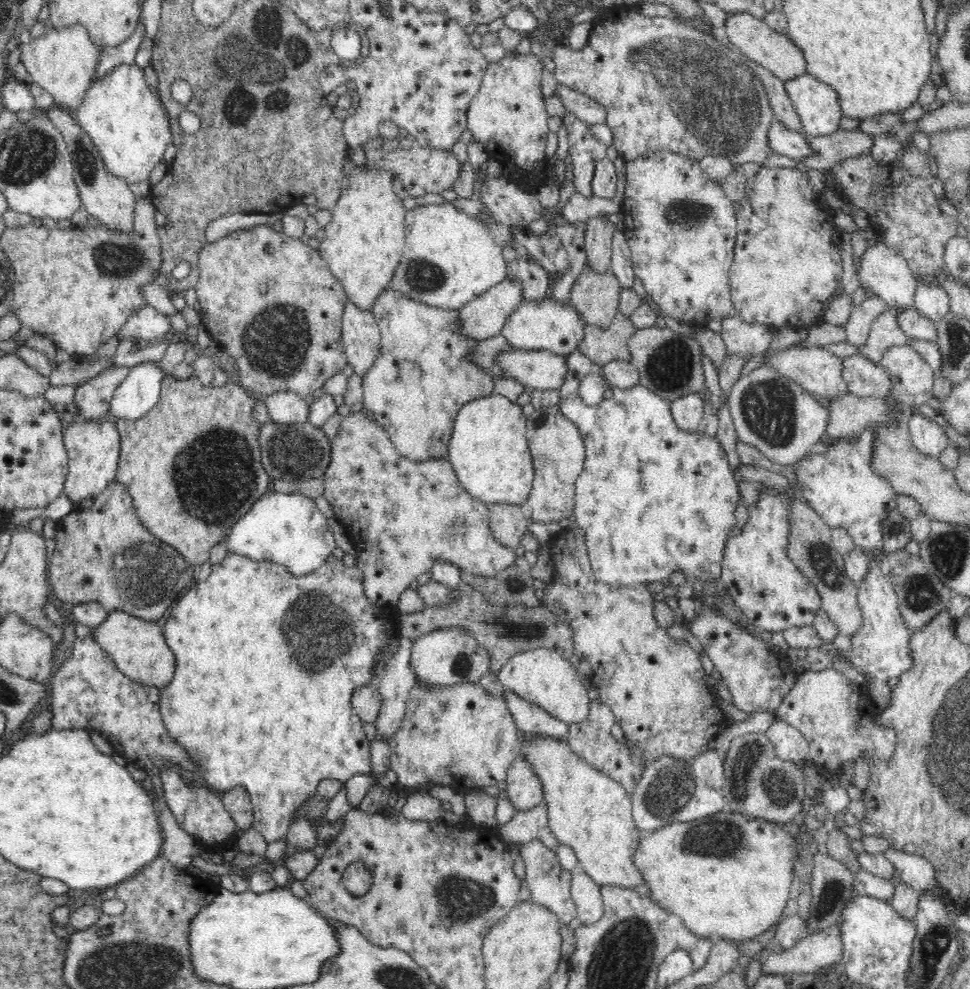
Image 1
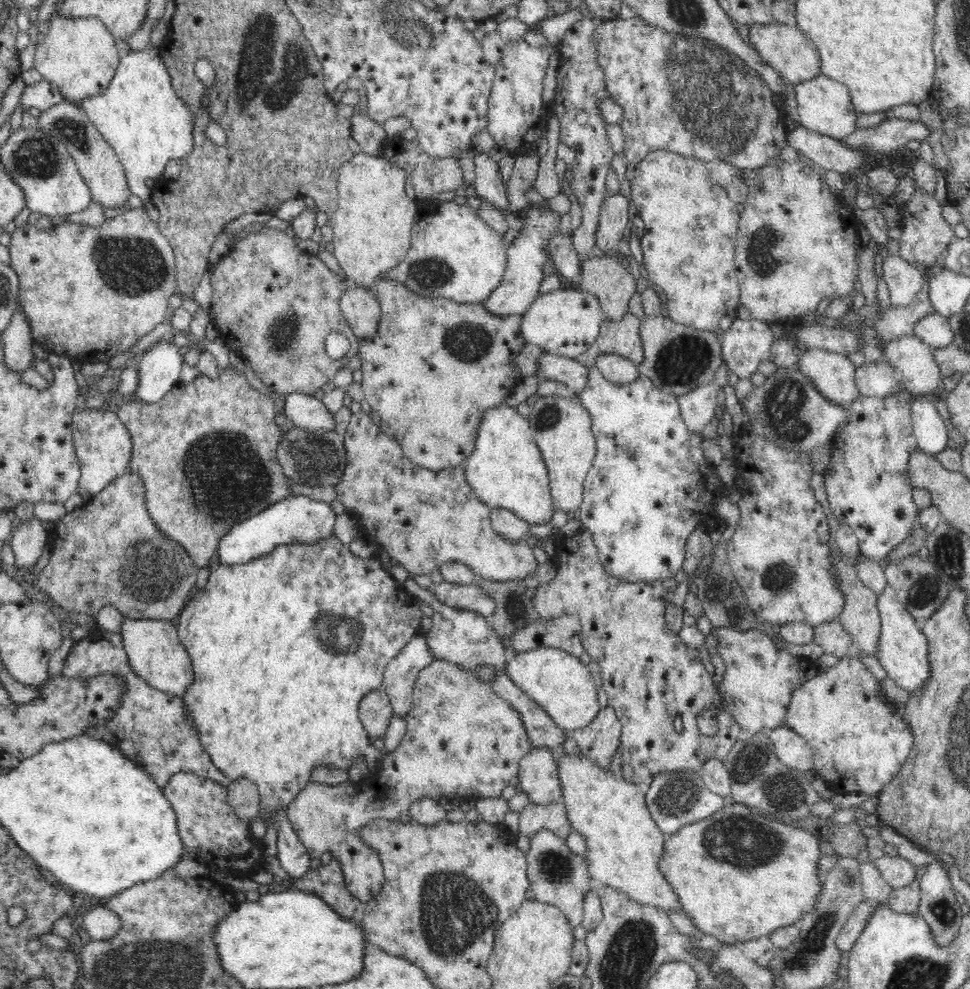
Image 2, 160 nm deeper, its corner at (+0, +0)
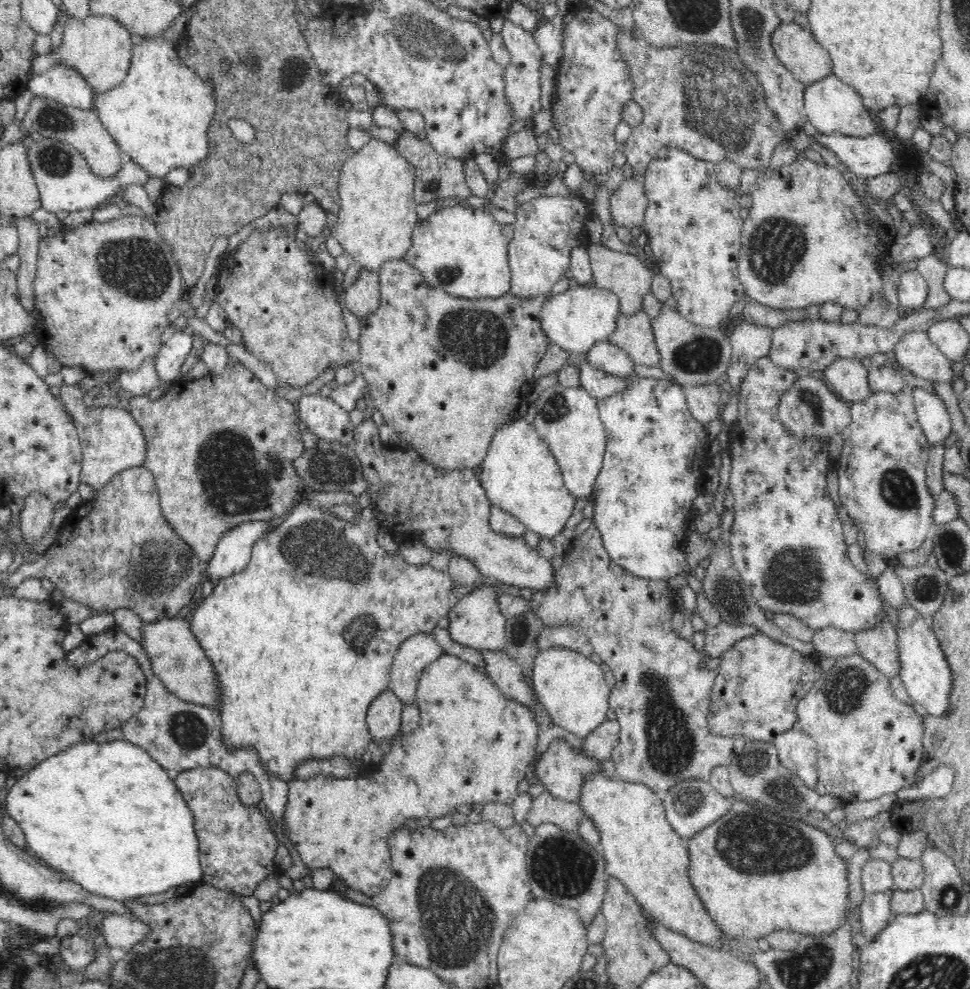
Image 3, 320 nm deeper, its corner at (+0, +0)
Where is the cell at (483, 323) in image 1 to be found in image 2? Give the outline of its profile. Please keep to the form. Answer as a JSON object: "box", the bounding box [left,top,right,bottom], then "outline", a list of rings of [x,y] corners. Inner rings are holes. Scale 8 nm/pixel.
{"box":[482,205,562,315],"outline":[[[530,205],[524,212],[524,217],[520,218],[523,222],[522,229],[518,237],[507,245],[507,267],[498,284],[498,288],[488,296],[482,305],[494,313],[494,315],[522,315],[540,294],[540,284],[544,280],[544,266],[550,262],[548,244],[558,232],[562,216],[558,212],[553,212],[547,205],[544,207],[531,207]]]}

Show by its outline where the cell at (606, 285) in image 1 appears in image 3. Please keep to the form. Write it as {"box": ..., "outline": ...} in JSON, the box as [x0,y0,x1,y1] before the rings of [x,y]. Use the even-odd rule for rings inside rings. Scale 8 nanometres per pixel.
{"box":[586,243,655,315],"outline":[[[599,243],[587,244],[586,249],[590,257],[590,267],[592,267],[592,284],[616,293],[620,303],[619,314],[631,315],[640,311],[642,298],[650,293],[652,288],[652,278],[655,274],[652,263],[632,253],[614,252]]]}

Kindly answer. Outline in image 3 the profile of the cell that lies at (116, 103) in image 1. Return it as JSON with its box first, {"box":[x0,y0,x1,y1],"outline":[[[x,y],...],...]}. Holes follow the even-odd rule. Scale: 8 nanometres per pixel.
{"box":[92,38,216,178],"outline":[[[149,38],[134,45],[126,79],[108,91],[96,92],[92,102],[93,110],[96,110],[102,125],[124,152],[125,158],[140,165],[148,176],[156,178],[164,178],[177,166],[192,169],[208,158],[208,128],[216,110],[213,84],[202,79],[180,59],[174,43],[162,38]]]}

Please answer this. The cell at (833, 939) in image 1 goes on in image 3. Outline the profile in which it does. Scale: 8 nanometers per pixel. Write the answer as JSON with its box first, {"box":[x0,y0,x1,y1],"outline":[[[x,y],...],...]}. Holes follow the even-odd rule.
{"box":[859,888,896,941],"outline":[[[896,888],[886,892],[867,894],[862,900],[859,911],[862,933],[866,937],[866,941],[874,938],[888,927],[889,921],[894,916],[890,905],[894,891]]]}

